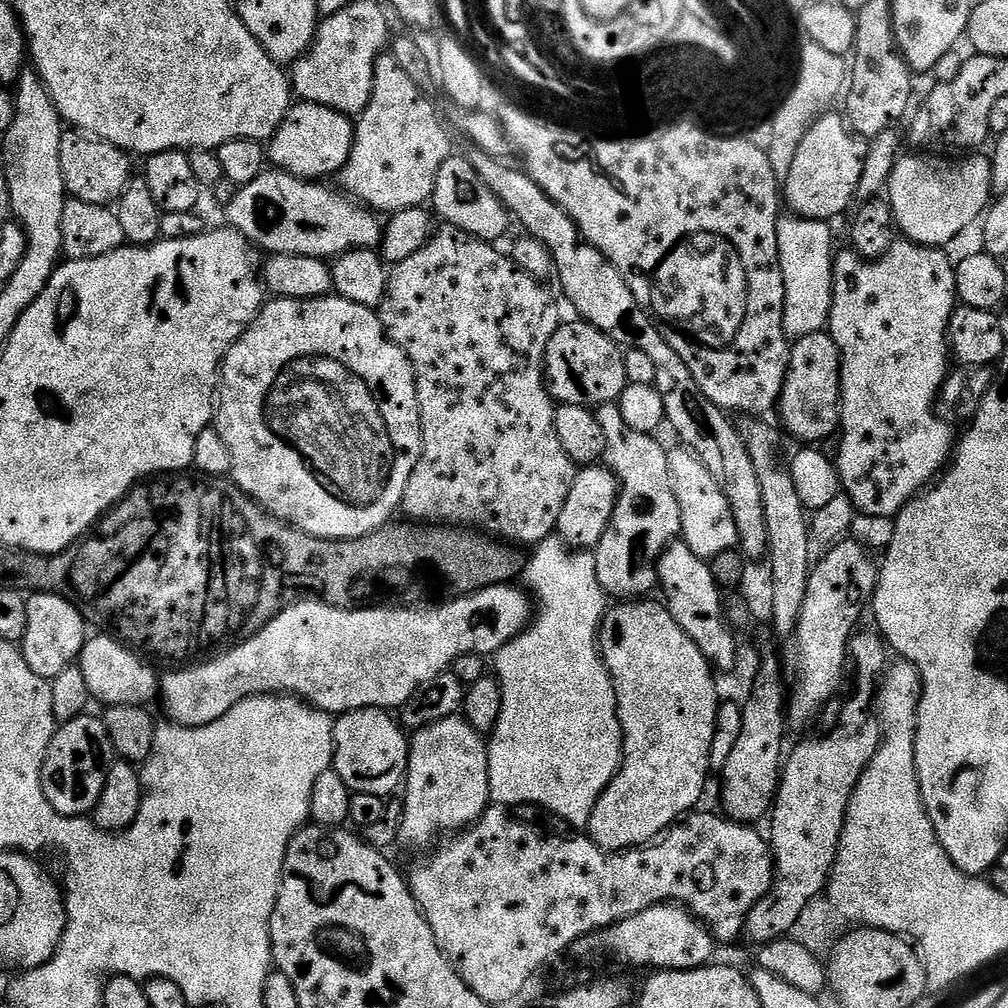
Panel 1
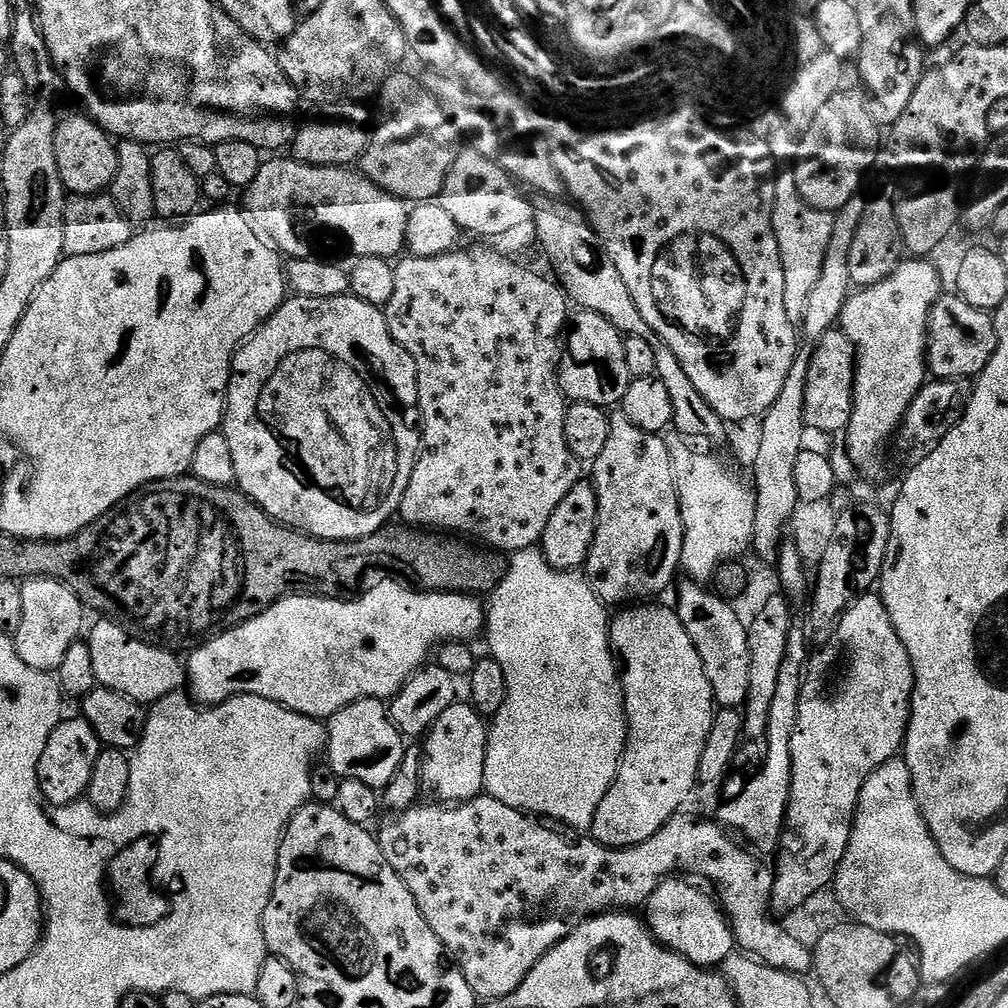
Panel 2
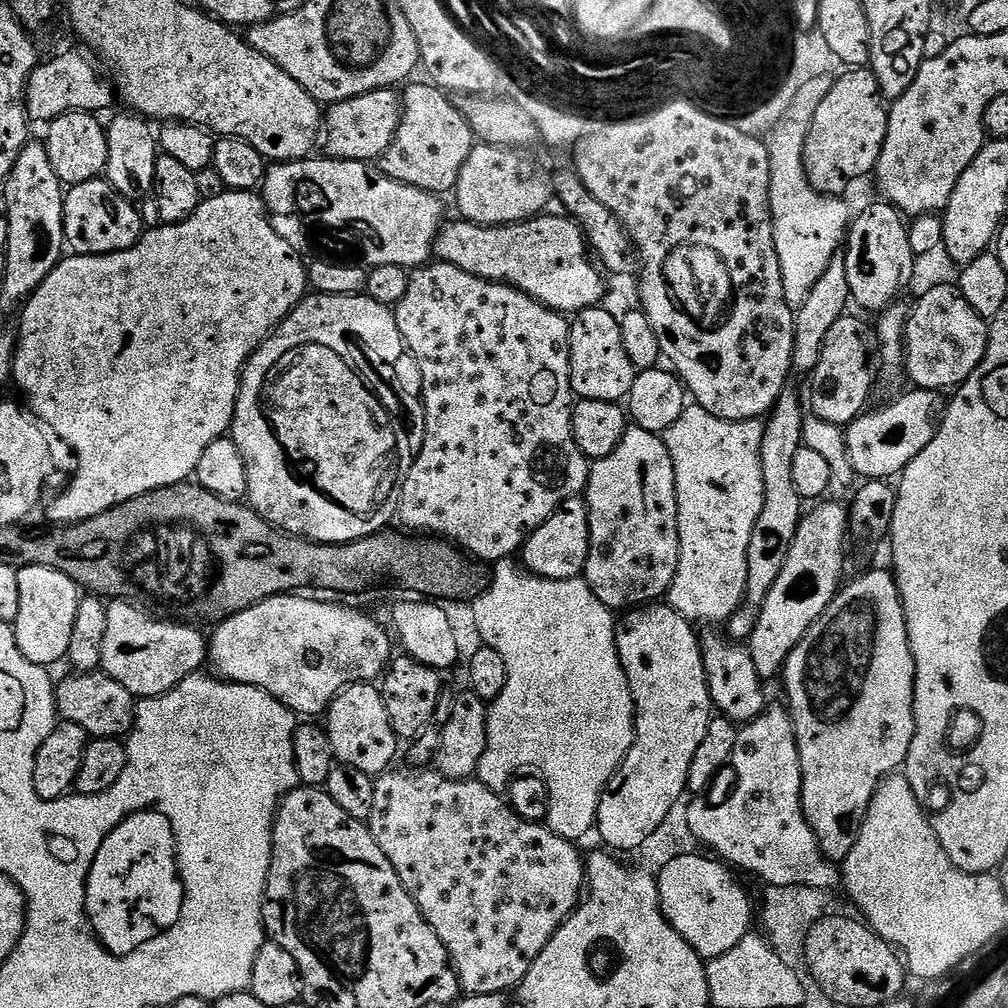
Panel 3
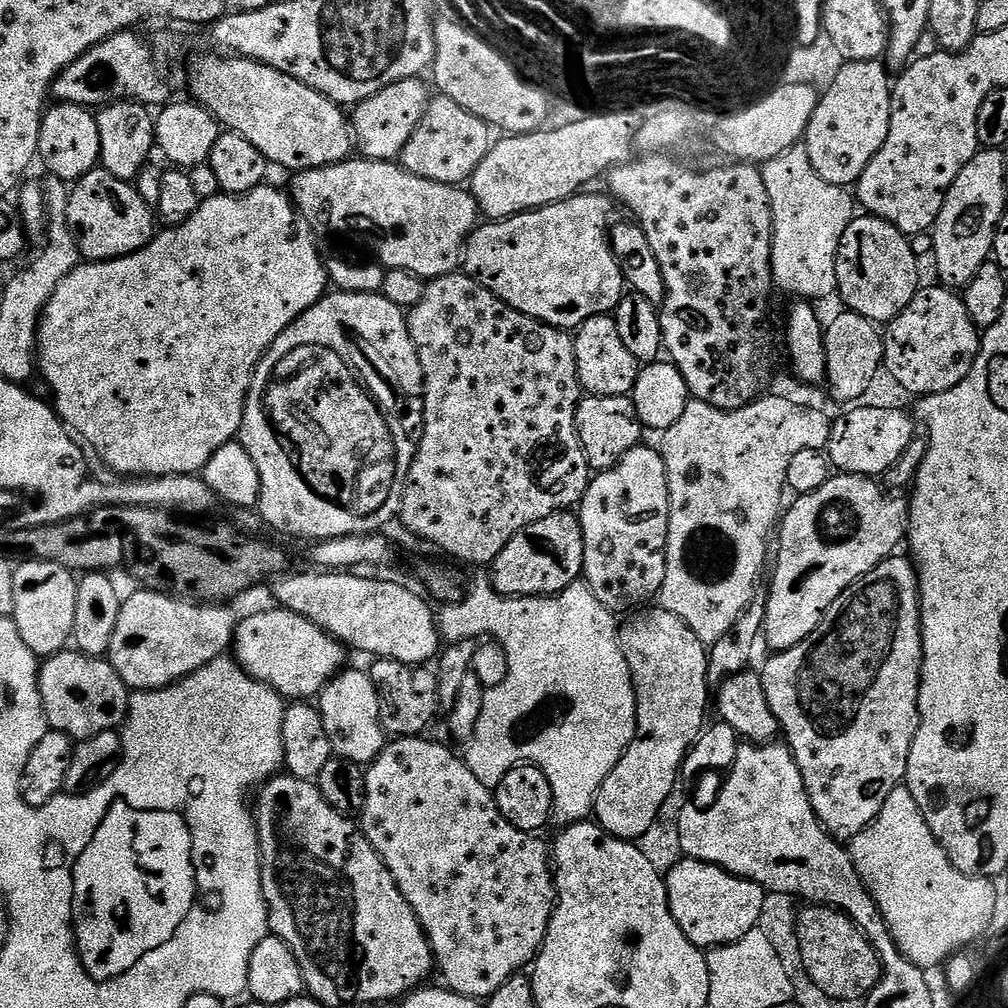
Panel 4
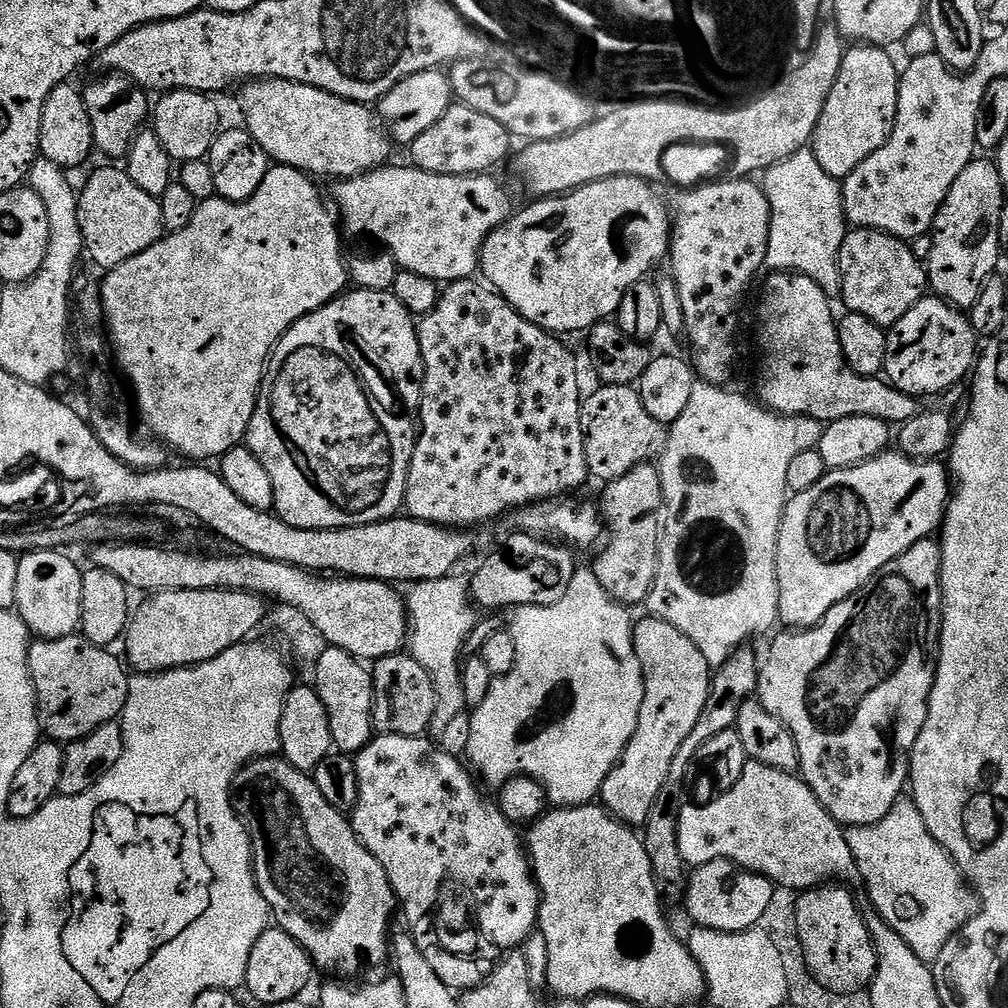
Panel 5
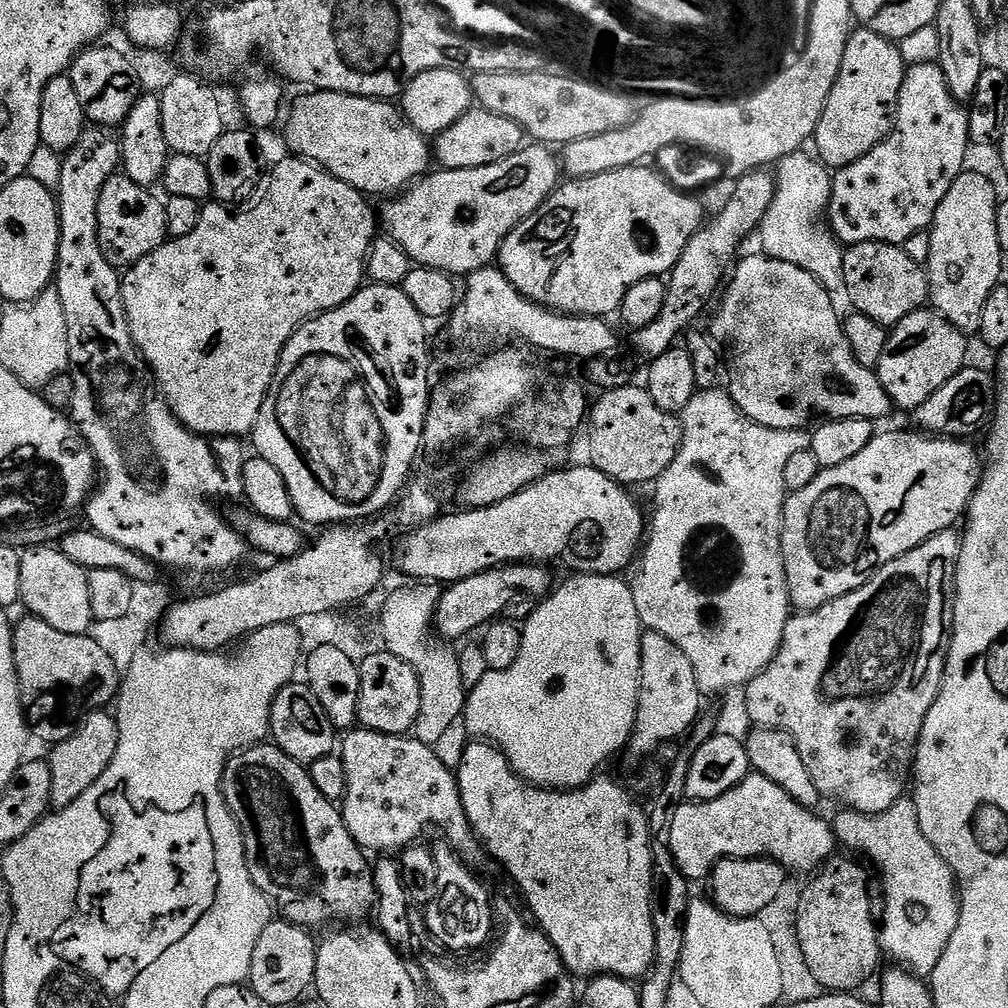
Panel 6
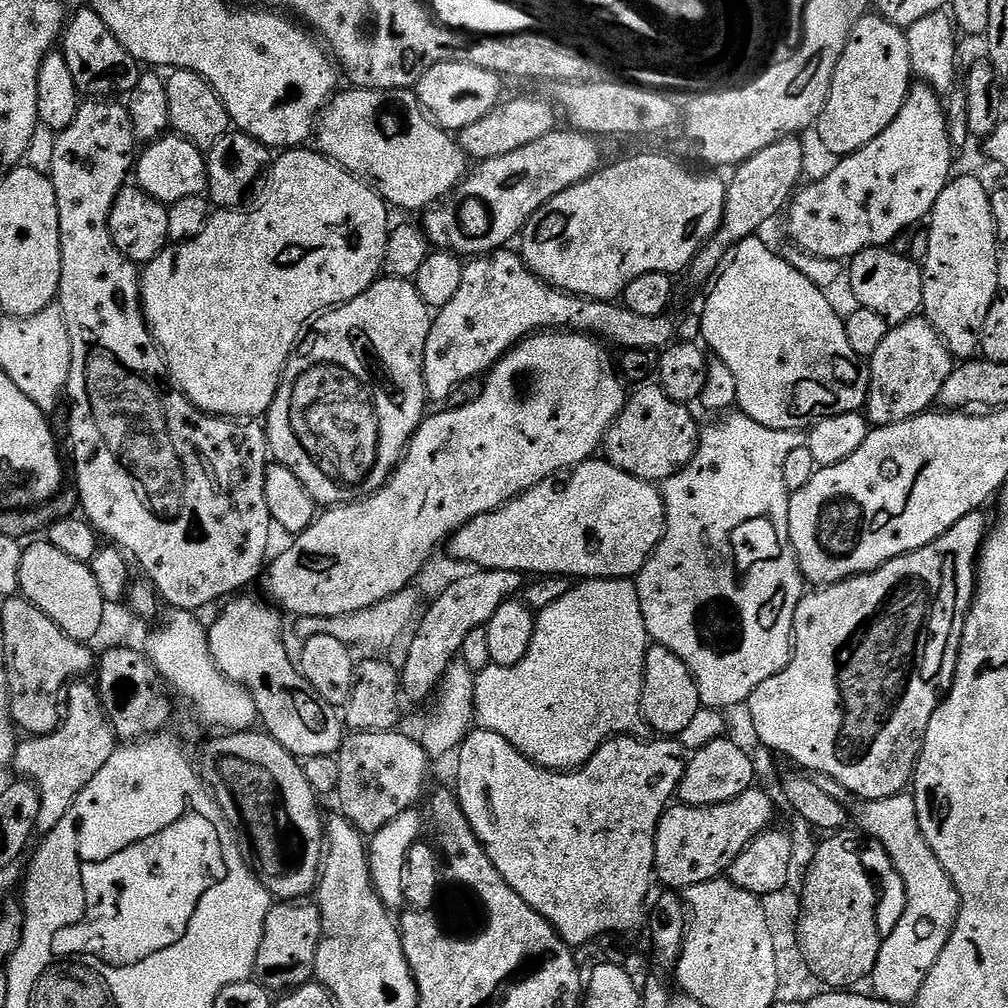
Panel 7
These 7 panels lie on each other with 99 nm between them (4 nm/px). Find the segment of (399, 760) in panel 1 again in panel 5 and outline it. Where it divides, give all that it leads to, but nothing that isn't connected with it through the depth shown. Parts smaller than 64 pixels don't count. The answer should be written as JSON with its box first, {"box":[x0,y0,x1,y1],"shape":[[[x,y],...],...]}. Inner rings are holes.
{"box":[315,646,372,754],"shape":[[[328,646],[315,664],[316,693],[326,706],[330,718],[330,734],[335,751],[340,754],[361,752],[372,741],[372,674],[355,656],[346,650]]]}

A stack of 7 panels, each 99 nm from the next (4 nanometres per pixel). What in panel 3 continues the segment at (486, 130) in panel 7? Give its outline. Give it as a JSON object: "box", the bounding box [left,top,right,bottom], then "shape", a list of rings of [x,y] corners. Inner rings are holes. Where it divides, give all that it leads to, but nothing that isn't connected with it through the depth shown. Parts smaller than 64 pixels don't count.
{"box":[378,82,474,194],"shape":[[[431,82],[423,83],[409,83],[403,89],[400,125],[392,145],[380,157],[378,167],[381,172],[406,186],[437,194],[451,193],[466,158],[470,158],[474,137],[449,93]]]}

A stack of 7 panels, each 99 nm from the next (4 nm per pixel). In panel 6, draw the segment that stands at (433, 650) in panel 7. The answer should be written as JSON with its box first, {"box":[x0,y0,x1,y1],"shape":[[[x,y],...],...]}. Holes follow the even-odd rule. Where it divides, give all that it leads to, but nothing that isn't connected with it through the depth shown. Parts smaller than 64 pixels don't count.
{"box":[434,562,553,642],"shape":[[[535,562],[506,564],[502,568],[491,568],[447,585],[437,602],[434,628],[445,641],[457,642],[472,631],[483,629],[504,613],[508,604],[515,599],[541,601],[553,591],[552,576],[547,567]]]}

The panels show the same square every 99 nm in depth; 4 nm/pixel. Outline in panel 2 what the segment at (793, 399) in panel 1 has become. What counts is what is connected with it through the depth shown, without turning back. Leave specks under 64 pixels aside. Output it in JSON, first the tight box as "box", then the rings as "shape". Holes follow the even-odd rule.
{"box":[804,330,856,432],"shape":[[[833,330],[822,334],[820,340],[815,341],[812,348],[812,361],[810,362],[810,374],[806,374],[806,410],[804,422],[809,429],[816,432],[840,432],[847,429],[852,413],[852,399],[854,398],[854,374],[856,373],[856,351],[854,342],[846,338],[846,334],[839,330]]]}

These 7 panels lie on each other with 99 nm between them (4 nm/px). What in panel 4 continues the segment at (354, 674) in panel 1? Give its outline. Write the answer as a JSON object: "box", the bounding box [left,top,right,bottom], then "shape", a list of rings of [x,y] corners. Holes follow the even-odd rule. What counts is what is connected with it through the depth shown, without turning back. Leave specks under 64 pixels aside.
{"box":[234,606,345,702],"shape":[[[277,606],[264,614],[239,621],[234,637],[234,659],[254,680],[269,684],[288,702],[308,702],[345,667],[345,645],[323,632],[305,616]]]}

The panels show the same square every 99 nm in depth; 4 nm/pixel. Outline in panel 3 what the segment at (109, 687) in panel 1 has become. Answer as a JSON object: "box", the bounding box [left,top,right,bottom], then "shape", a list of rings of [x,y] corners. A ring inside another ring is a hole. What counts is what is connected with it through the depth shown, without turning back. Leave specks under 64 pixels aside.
{"box":[100,598,210,698],"shape":[[[124,598],[113,599],[107,609],[106,638],[102,638],[100,668],[105,676],[126,686],[133,698],[166,694],[186,677],[205,667],[203,664],[209,659],[210,644],[206,636],[204,640],[199,627],[157,618]]]}

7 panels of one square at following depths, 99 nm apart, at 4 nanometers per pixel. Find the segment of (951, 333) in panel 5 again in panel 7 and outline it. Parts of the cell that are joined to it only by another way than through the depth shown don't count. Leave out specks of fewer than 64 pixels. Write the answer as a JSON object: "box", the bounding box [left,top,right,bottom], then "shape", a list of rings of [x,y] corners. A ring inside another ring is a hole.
{"box":[866,318,953,425],"shape":[[[913,318],[889,327],[886,338],[882,338],[882,346],[874,350],[866,368],[869,425],[897,424],[929,411],[939,401],[942,386],[946,378],[950,378],[953,367],[952,353],[927,320]]]}

